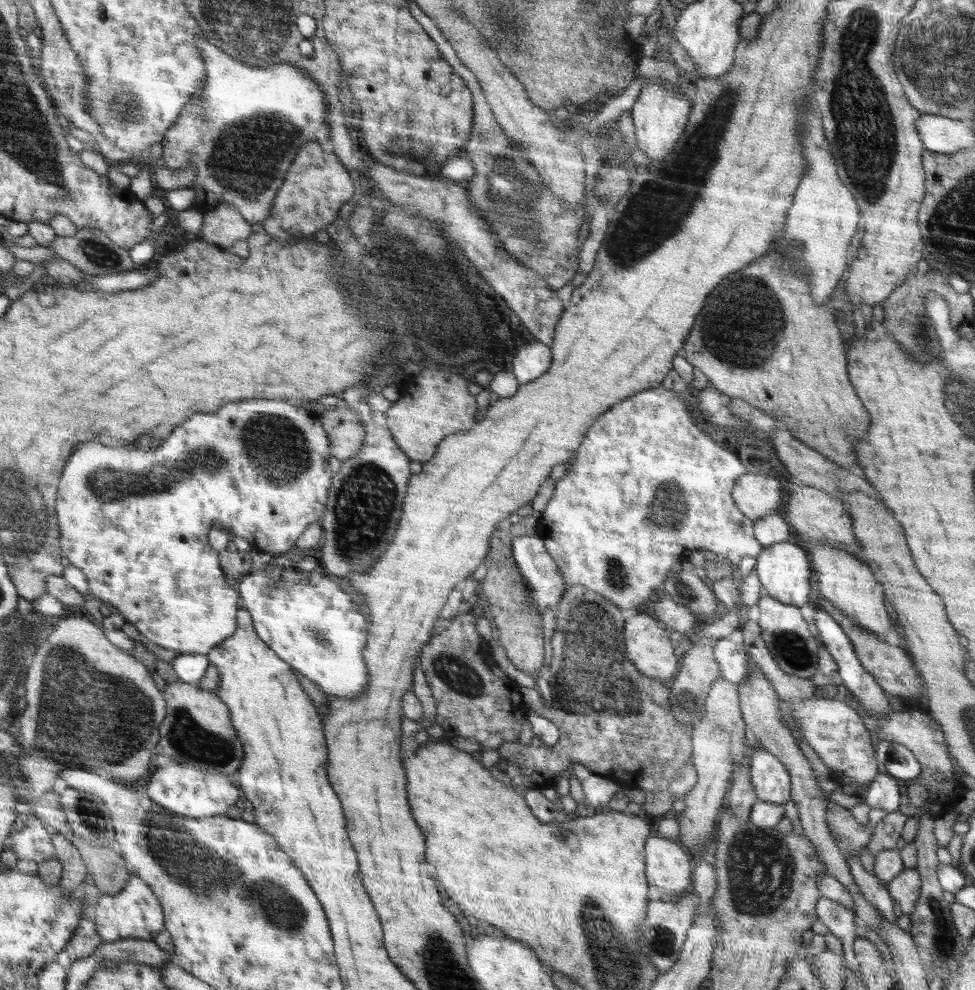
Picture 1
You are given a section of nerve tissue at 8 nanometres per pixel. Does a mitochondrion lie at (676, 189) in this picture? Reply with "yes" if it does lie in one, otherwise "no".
yes

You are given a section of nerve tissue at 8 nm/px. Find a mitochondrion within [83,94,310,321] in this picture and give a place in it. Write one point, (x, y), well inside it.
(248, 157)

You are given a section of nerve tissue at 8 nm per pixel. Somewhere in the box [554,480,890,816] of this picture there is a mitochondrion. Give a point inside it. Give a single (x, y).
(790, 647)

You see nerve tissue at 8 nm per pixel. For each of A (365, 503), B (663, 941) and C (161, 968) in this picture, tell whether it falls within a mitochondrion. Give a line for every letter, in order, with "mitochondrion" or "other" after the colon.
A: mitochondrion
B: mitochondrion
C: other

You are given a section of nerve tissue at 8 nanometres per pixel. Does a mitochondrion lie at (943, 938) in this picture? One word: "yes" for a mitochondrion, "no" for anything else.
yes

